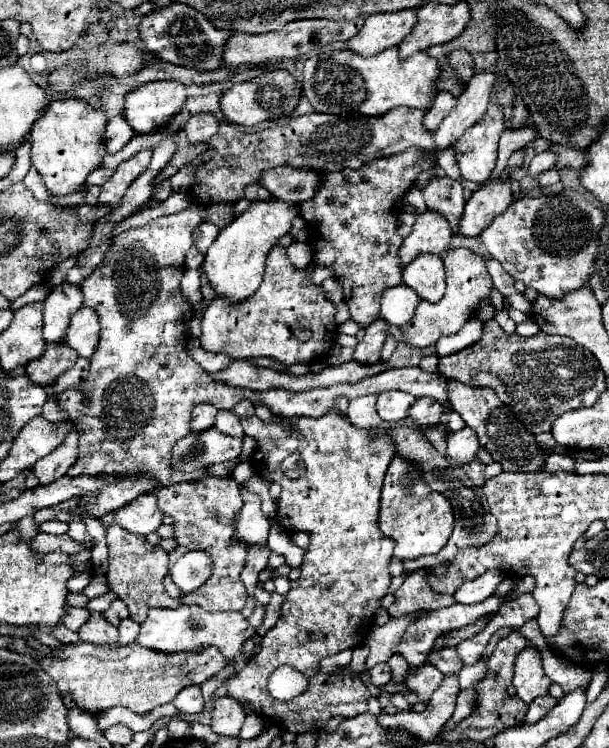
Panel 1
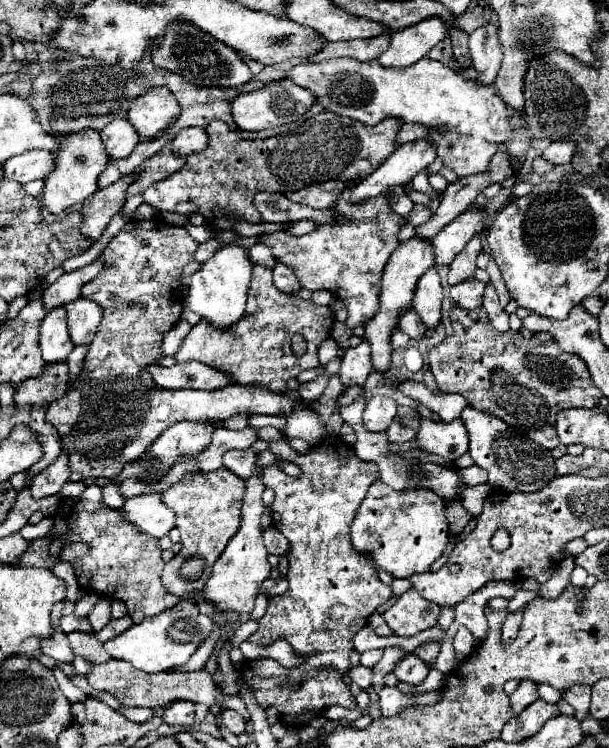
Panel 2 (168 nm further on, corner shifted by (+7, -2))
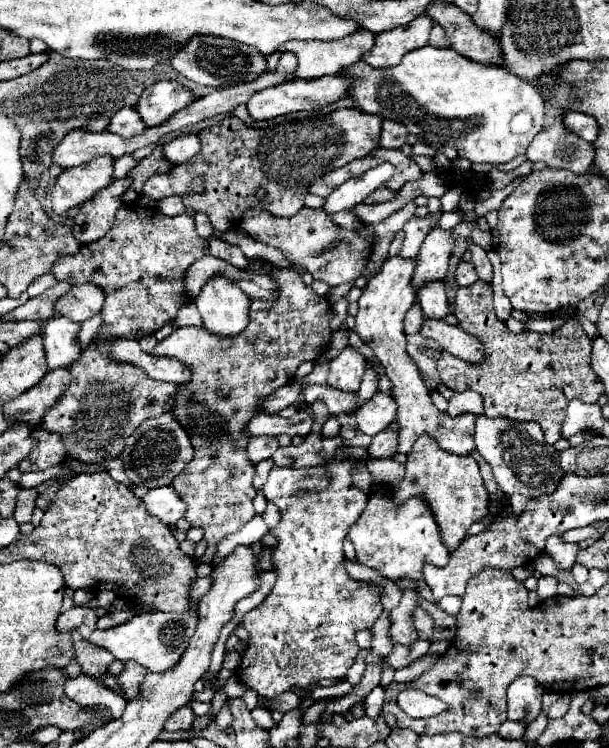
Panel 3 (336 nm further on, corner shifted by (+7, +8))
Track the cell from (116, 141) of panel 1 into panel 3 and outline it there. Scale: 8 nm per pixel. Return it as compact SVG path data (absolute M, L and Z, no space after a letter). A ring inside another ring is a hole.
M124 106L122 110L118 110L112 116L112 122L110 122L108 130L122 136L122 138L130 138L130 136L142 134L146 130L146 124L140 120L140 114L136 112L136 108Z

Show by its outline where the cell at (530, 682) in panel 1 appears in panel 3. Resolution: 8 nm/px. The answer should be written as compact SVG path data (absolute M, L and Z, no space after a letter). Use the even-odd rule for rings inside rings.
M530 676L516 678L508 688L508 720L528 726L542 710L544 688Z

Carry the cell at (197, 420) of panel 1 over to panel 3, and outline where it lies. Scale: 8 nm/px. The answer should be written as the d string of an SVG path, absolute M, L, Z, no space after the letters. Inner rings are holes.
M166 412L158 418L144 420L140 428L136 428L134 434L126 438L122 458L124 458L124 470L134 484L156 488L156 486L168 486L186 468L186 464L192 460L192 454L194 450L188 434L176 422L176 418L170 412Z

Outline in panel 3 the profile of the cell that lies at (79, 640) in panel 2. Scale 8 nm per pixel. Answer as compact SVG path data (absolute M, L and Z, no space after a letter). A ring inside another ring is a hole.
M72 632L72 640L74 640L74 650L76 650L76 660L82 668L82 674L84 676L90 676L94 680L102 678L108 674L108 666L112 664L114 656L104 650L104 648L98 648L90 642L86 642L80 632Z

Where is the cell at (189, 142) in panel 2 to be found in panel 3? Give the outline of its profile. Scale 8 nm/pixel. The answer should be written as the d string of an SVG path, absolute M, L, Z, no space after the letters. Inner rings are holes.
M184 134L184 136L178 136L176 140L164 144L164 158L168 162L172 162L174 166L188 162L198 152L200 152L198 134Z

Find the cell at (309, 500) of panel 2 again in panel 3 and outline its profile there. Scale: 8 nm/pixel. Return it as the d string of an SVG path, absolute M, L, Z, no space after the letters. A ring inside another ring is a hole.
M332 460L326 468L314 466L300 470L274 466L262 492L272 504L280 508L282 514L280 524L270 530L270 534L278 540L272 554L276 584L264 598L264 602L242 618L242 626L248 630L250 637L236 674L248 688L272 700L296 686L310 688L322 678L344 678L360 652L354 640L356 632L372 628L372 624L382 614L382 604L380 590L376 590L376 586L356 582L344 570L342 542L348 536L350 524L356 522L356 518L368 504L368 496L352 484L350 462Z

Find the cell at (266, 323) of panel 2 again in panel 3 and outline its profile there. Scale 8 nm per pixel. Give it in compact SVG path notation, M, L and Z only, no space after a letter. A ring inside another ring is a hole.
M252 260L248 270L272 274L276 282L280 284L280 298L278 300L252 300L250 324L242 334L232 336L232 338L220 338L220 336L210 334L204 328L192 328L192 326L176 328L176 332L160 340L152 350L154 356L170 356L190 368L190 380L186 384L180 384L176 390L174 404L172 404L172 416L176 416L176 420L188 432L192 448L194 448L194 458L186 464L184 472L174 478L172 486L178 492L178 496L188 504L186 520L192 526L198 526L204 530L204 540L208 542L208 548L206 548L206 554L200 558L202 562L212 562L218 542L226 534L238 532L256 514L252 506L252 500L256 496L256 488L252 486L254 464L248 460L248 454L244 452L244 446L248 444L248 440L240 436L240 428L244 428L244 424L248 424L248 420L256 416L256 404L260 404L264 396L270 396L276 388L286 386L294 378L294 372L298 370L302 362L306 360L316 362L318 358L322 358L332 340L330 302L324 296L316 296L312 288L302 282L302 276L296 270L292 268L270 270L268 264L262 268L258 260Z

